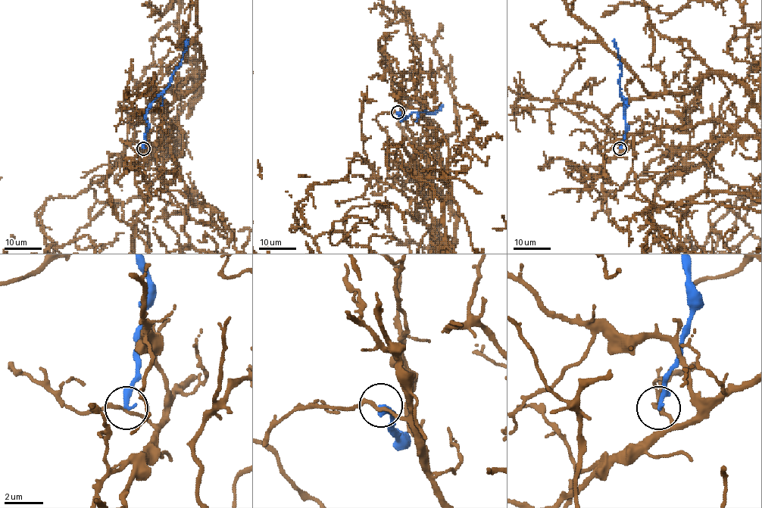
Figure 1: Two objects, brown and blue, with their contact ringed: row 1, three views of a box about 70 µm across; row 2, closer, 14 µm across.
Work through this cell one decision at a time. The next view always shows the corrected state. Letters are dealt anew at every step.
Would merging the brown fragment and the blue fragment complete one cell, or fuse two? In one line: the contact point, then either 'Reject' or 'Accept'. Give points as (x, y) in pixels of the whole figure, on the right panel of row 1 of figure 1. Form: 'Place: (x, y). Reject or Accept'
Place: (619, 148). Reject

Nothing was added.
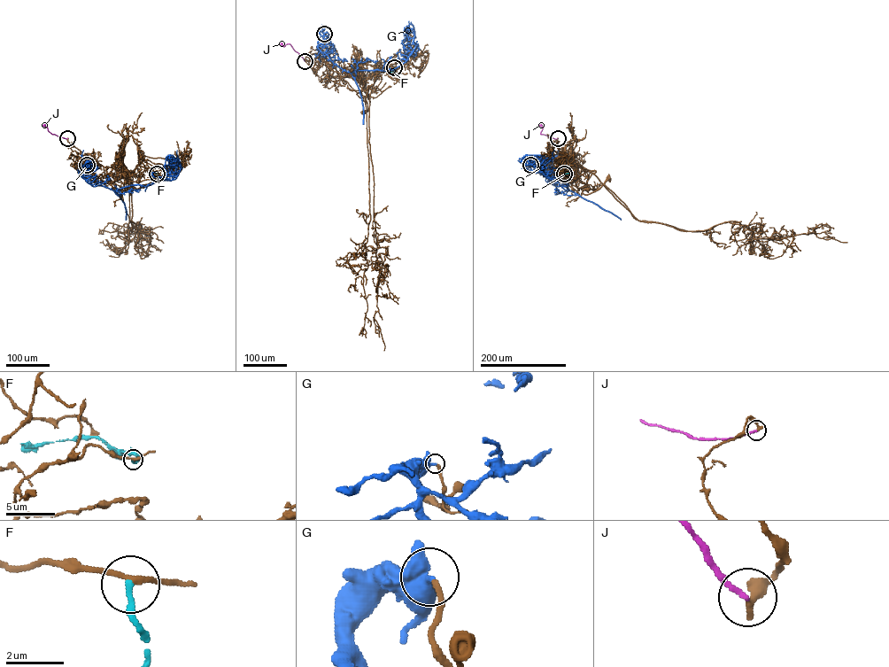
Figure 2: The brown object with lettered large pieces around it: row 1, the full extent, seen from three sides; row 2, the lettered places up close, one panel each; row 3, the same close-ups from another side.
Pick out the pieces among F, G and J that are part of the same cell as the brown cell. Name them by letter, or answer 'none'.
none

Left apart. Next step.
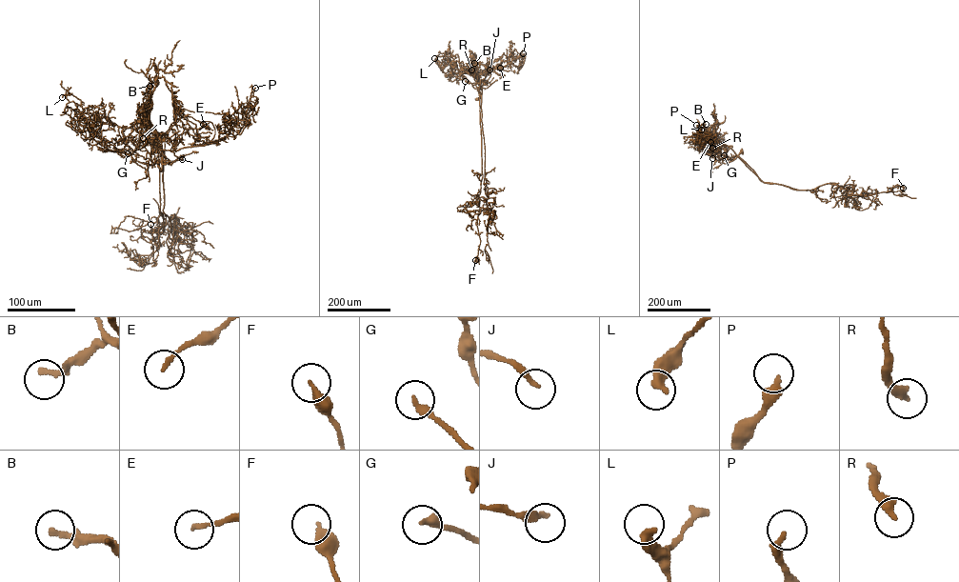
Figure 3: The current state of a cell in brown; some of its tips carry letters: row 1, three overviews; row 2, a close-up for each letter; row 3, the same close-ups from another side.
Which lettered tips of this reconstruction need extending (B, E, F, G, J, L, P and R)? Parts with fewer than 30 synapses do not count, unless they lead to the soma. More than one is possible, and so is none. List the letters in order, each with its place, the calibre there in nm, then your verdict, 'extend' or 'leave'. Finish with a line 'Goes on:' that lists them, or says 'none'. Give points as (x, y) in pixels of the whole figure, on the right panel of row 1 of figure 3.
B: at (706, 124); 240 nm thick; leave
E: at (710, 142); 140 nm thick; leave
F: at (903, 188); 320 nm thick; leave
G: at (724, 155); 280 nm thick; leave
J: at (712, 158); 240 nm thick; leave
L: at (701, 130); 440 nm thick; leave
P: at (696, 125); 300 nm thick; leave
R: at (712, 148); 320 nm thick; leave
Goes on: none

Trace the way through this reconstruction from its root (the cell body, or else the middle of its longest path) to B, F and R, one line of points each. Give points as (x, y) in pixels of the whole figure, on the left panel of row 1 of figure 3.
B: (154, 144), (161, 148), (158, 164), (161, 170), (161, 139), (149, 118), (151, 106), (149, 86)
F: (154, 144), (161, 148), (161, 170), (159, 134), (161, 246), (153, 240), (161, 233), (150, 224)
R: (154, 144), (161, 148), (161, 170), (161, 136), (147, 125), (126, 128), (137, 129), (143, 138)

